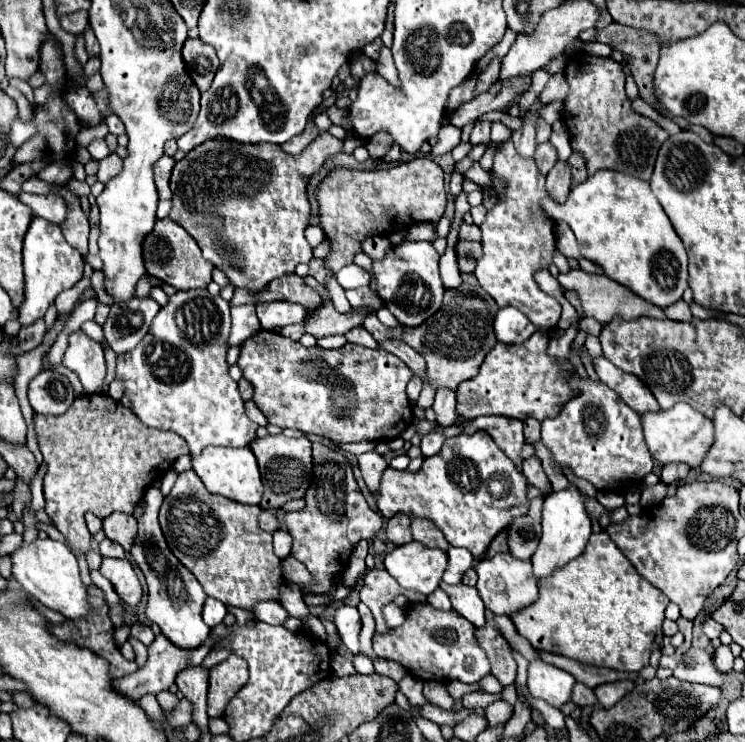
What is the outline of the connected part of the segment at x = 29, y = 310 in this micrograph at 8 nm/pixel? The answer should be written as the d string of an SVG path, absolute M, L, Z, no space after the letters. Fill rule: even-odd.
M33 218L23 244L23 270L25 270L25 294L19 308L19 324L31 326L45 316L47 308L53 304L55 296L71 286L75 286L83 276L83 256L67 244L57 224L41 218Z

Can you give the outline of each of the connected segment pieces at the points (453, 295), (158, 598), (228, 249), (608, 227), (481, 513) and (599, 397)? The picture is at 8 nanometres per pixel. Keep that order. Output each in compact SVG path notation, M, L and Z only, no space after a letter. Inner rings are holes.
M447 290L443 298L443 306L433 318L429 318L419 328L387 328L383 326L375 314L369 314L363 322L363 326L371 332L371 336L377 342L395 338L409 344L415 352L419 352L427 362L427 382L433 384L433 390L449 388L457 392L457 386L469 378L473 378L479 372L479 366L485 358L485 354L497 344L495 332L493 332L493 316L497 312L497 304L493 300L481 300L481 298L469 298L459 294L457 290Z
M149 488L145 492L145 502L147 502L147 508L143 516L139 518L139 538L131 548L131 556L141 568L141 572L145 574L149 584L147 618L151 622L157 622L163 636L169 638L175 646L181 646L183 650L193 650L201 646L205 638L209 638L209 626L201 620L201 610L203 610L203 602L207 594L203 592L197 578L193 578L193 574L173 556L173 552L169 550L165 542L165 536L157 522L159 506L163 502L159 488Z
M321 132L303 154L285 154L277 144L239 144L207 140L195 146L183 160L173 166L171 192L173 206L169 218L181 224L203 250L203 258L219 268L235 288L249 288L251 292L265 290L265 286L283 274L295 270L299 262L311 260L311 246L303 232L309 220L307 180L319 172L323 162L341 152L343 140Z
M599 170L597 174L589 176L583 184L577 184L563 208L557 208L557 202L543 198L541 208L551 216L551 220L565 220L577 236L577 242L583 246L579 248L581 256L597 264L609 278L627 286L637 296L645 298L647 302L667 308L681 300L687 288L687 252L683 248L681 238L673 230L667 214L663 212L659 200L649 188L649 182L625 176L613 170Z
M483 430L447 438L441 452L425 458L421 470L415 474L387 468L375 502L385 518L405 512L433 520L451 546L463 546L475 558L485 554L495 534L515 516L529 512L525 476Z
M575 376L571 388L581 390L581 394L569 400L557 418L545 418L541 422L541 442L551 450L555 462L569 466L597 490L617 490L617 484L641 482L653 470L653 458L643 440L641 416L603 382Z

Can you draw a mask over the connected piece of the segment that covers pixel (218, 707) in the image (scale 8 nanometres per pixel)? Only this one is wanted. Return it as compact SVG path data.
M235 654L209 670L209 692L207 692L207 714L209 718L223 716L229 700L247 682L247 662Z

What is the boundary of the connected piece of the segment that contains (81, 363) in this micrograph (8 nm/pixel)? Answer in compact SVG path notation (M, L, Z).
M75 330L69 334L69 346L63 356L63 366L67 366L79 376L87 394L99 392L105 380L103 348L83 330Z

